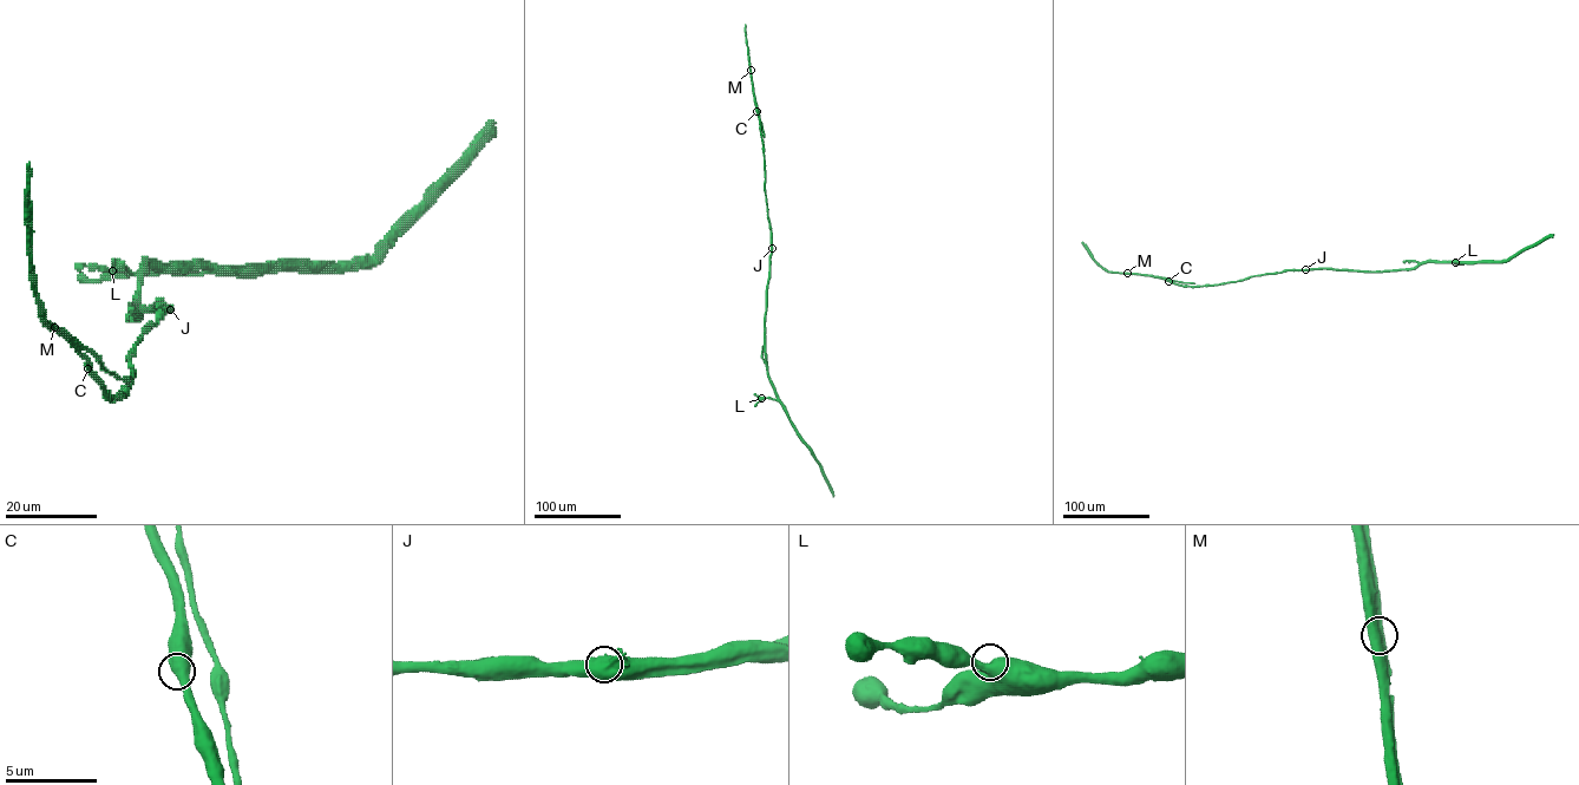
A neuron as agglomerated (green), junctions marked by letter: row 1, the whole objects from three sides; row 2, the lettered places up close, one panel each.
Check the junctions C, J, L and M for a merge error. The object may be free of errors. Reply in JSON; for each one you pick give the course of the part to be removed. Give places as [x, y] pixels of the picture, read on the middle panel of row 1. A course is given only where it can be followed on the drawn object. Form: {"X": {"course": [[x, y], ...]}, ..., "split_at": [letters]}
{"M": {"course": [[751, 70], [764, 137]]}, "split_at": ["M"]}

